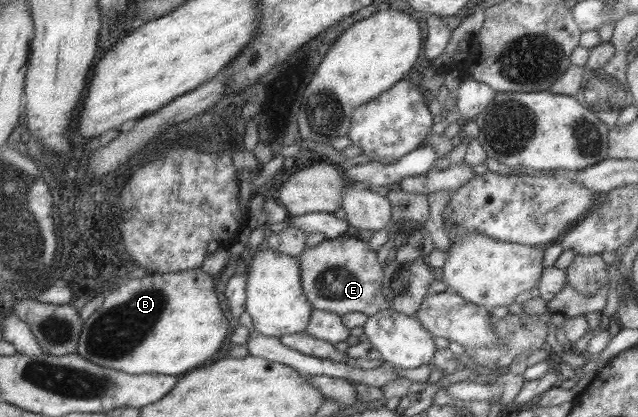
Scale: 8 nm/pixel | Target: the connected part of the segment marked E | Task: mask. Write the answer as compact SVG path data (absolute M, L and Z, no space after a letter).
M341 235L334 239L325 238L314 247L305 247L298 257L301 269L301 284L309 304L315 310L328 310L341 316L350 312L362 312L368 317L382 310L392 308L393 299L383 295L383 268L377 261L377 251L371 249L369 242L359 237Z

